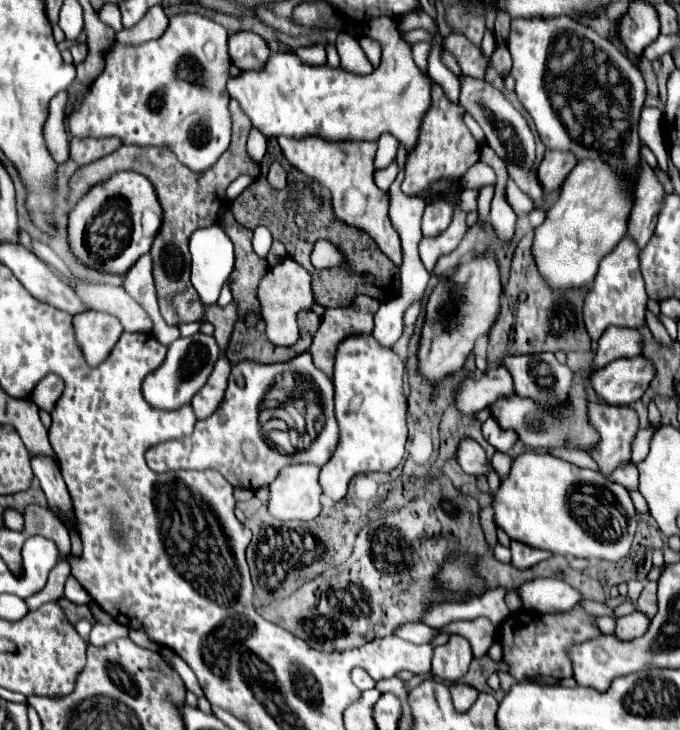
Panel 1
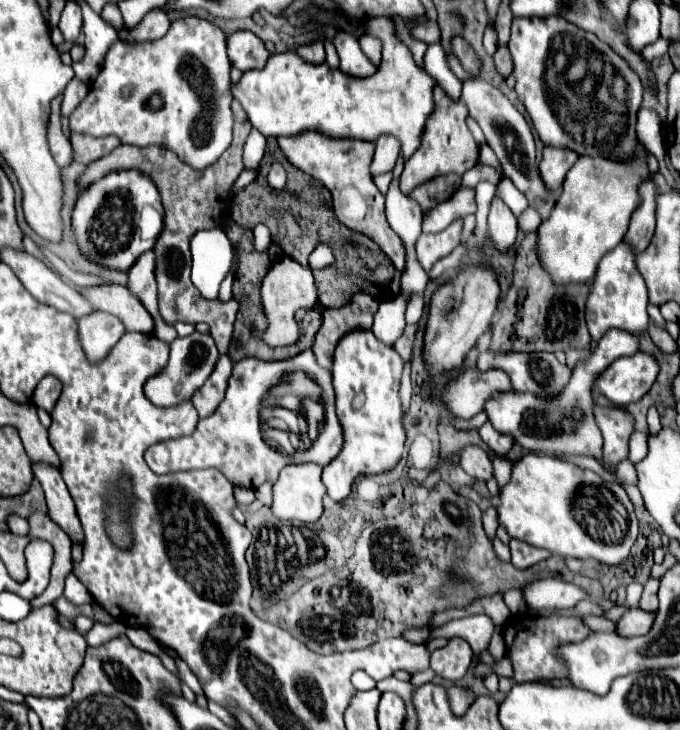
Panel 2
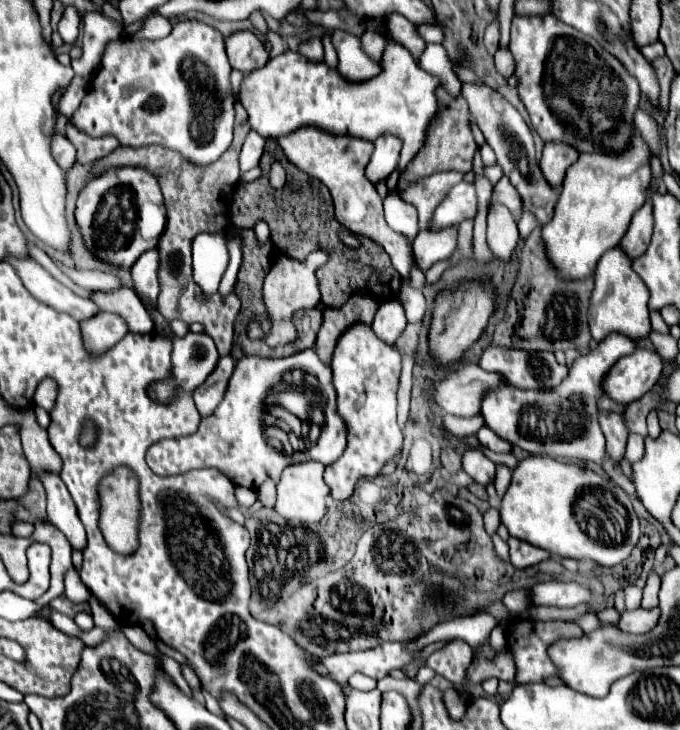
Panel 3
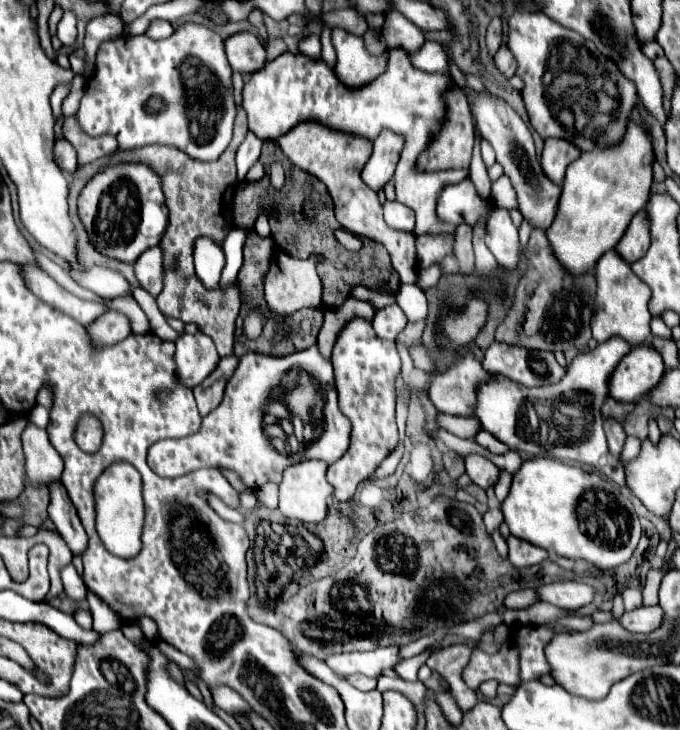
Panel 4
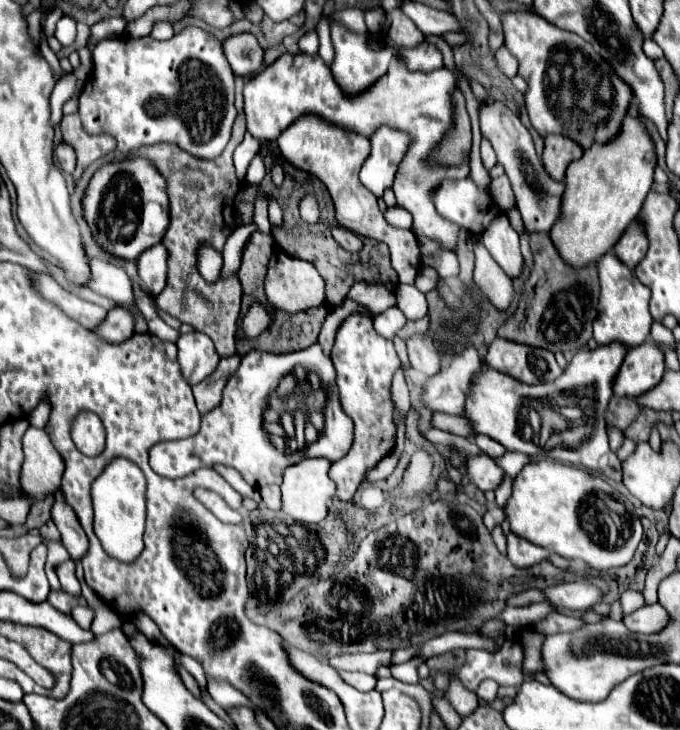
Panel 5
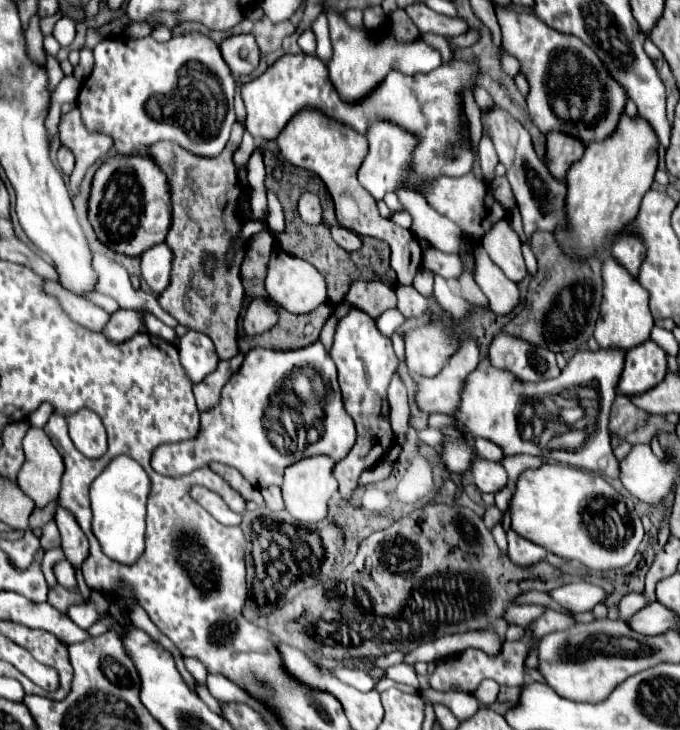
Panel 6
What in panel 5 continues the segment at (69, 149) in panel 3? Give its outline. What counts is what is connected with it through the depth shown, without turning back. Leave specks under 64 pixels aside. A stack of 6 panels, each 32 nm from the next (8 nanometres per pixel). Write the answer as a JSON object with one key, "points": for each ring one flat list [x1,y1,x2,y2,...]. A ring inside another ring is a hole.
{"points":[[60,142,60,144,56,146,56,150,54,150,54,156,56,156,60,168,62,168,66,174,72,174,72,172,74,172,74,168,76,168,76,152,74,152,72,146]]}

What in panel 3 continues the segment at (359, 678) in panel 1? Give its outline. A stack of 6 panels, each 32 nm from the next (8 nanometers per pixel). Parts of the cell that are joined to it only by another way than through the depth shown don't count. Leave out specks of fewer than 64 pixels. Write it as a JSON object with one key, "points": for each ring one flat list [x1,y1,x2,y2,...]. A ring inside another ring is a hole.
{"points":[[356,672,356,674,350,678,350,686,356,688,356,690,372,690,372,688,376,688,376,680,370,678,370,676,366,676,366,674]]}

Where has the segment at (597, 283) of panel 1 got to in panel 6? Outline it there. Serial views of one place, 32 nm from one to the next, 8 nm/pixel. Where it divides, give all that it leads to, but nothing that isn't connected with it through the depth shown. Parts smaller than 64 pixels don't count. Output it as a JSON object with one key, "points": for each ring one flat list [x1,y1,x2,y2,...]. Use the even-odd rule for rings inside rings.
{"points":[[612,256,604,260,602,274,604,274,604,300,600,304,600,320,596,322,594,338,600,344,600,348,620,346,624,350,630,350,632,346,646,342,654,326,654,320,648,310,648,290,642,288,642,284]]}

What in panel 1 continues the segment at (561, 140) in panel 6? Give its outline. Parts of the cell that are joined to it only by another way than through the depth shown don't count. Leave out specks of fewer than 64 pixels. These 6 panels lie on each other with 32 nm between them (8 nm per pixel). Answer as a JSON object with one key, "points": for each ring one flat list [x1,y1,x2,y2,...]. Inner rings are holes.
{"points":[[548,150,542,164,538,166,538,180,546,192,552,192,562,186,568,172,576,166,576,158,568,152]]}

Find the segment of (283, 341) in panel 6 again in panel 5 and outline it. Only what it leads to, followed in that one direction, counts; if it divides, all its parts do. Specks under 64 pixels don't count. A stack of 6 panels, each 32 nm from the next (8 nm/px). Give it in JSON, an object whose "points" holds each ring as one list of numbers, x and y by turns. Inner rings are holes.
{"points":[[318,306,312,310,286,314,286,312,274,312,274,322,260,334,258,340,250,340,240,330,238,322,238,334,236,334,236,354,244,356,250,350,264,350,264,352,296,352,304,350,312,344,316,344,318,332,322,328,322,322,328,314,326,306]]}

